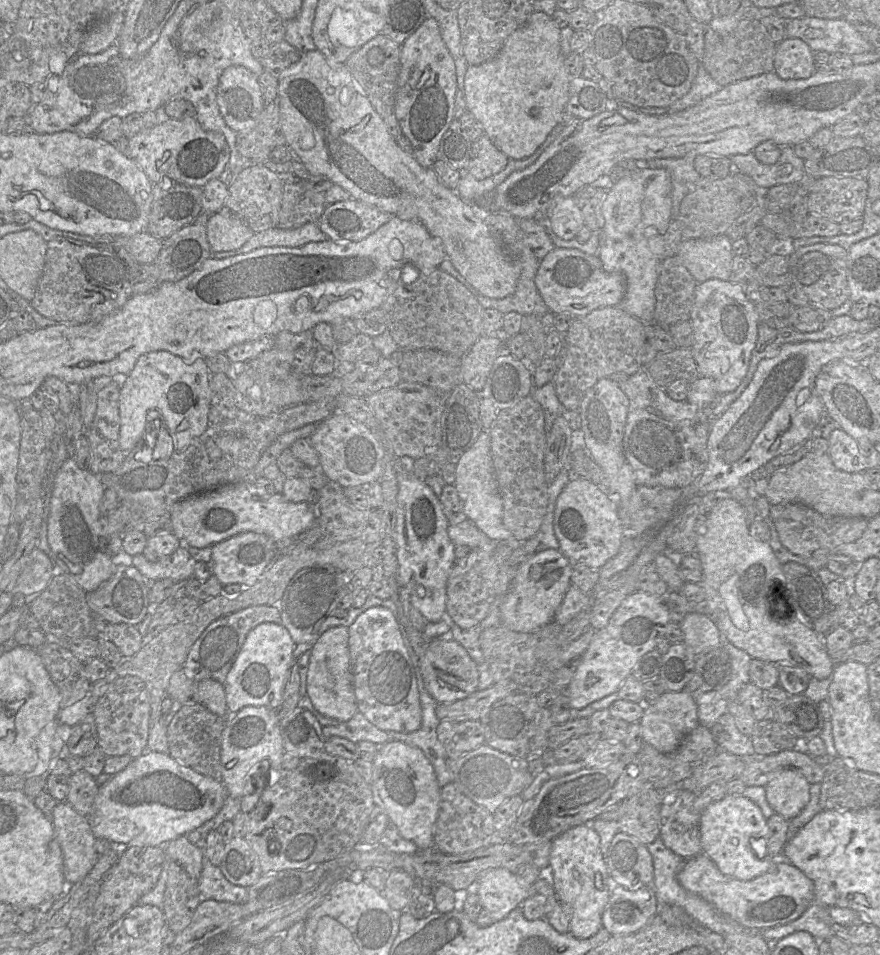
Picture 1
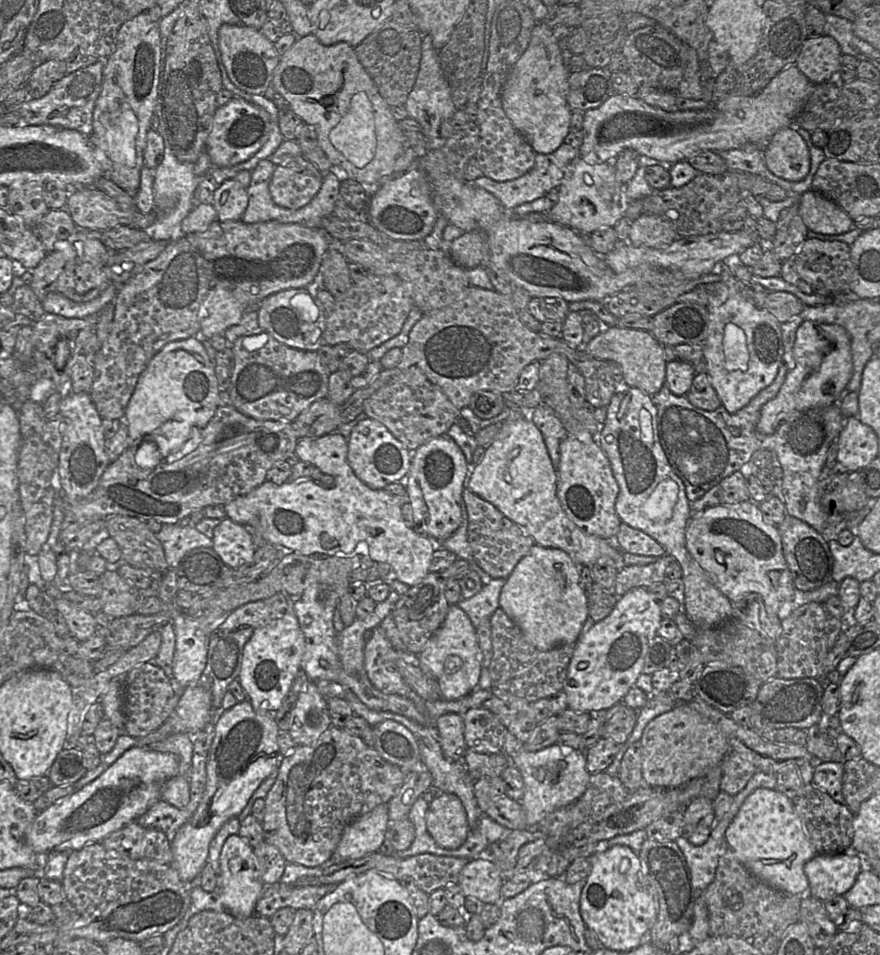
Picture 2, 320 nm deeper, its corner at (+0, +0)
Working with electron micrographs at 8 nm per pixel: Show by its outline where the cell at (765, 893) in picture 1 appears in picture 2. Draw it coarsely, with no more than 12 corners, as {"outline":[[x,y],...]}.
{"outline":[[854,852],[820,854],[804,865],[807,894],[844,895],[864,869]]}

